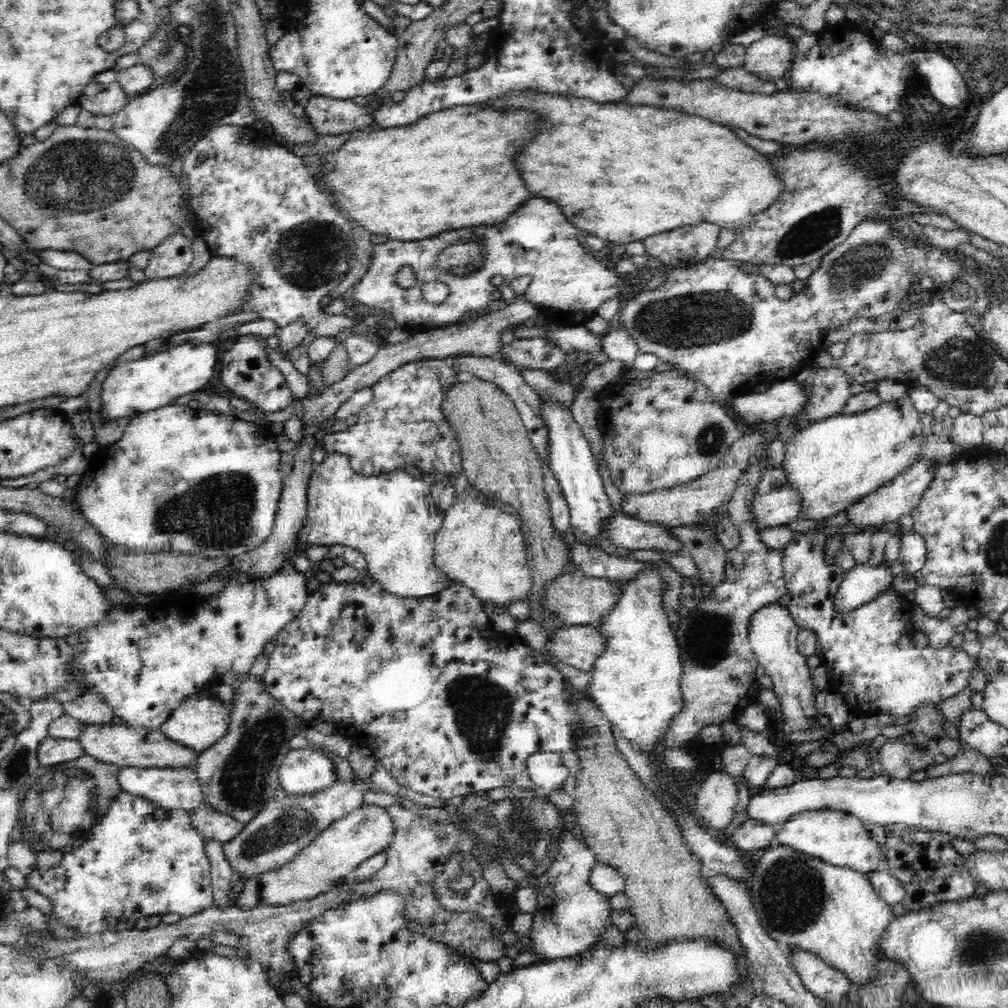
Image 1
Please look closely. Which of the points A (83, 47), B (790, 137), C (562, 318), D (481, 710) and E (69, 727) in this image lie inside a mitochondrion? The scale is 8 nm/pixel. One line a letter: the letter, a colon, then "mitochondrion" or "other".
A: other
B: other
C: other
D: mitochondrion
E: other

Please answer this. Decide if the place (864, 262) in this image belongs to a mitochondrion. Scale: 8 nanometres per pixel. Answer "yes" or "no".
yes

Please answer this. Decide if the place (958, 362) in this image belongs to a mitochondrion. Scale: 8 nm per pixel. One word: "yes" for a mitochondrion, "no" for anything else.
yes

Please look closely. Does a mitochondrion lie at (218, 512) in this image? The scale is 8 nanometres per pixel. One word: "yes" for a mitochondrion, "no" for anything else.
yes

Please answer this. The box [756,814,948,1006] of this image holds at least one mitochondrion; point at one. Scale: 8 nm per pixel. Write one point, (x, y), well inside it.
(795, 893)

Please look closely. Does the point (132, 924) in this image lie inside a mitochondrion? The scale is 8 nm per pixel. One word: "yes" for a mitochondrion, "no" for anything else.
no

